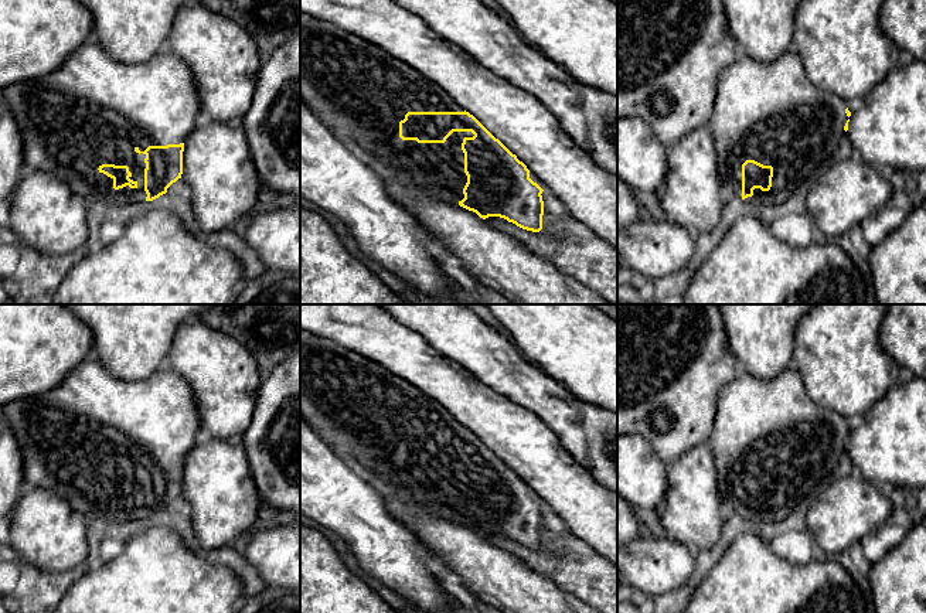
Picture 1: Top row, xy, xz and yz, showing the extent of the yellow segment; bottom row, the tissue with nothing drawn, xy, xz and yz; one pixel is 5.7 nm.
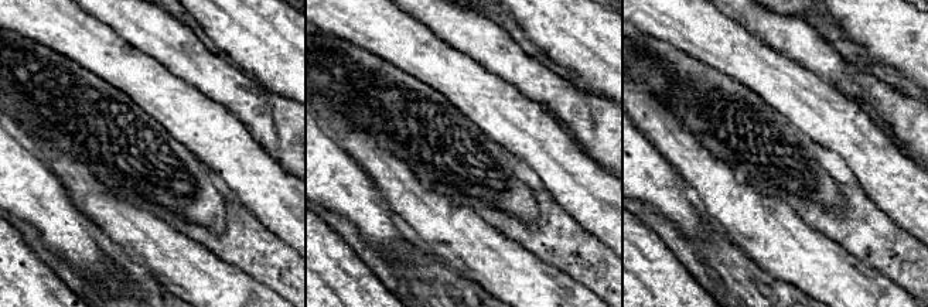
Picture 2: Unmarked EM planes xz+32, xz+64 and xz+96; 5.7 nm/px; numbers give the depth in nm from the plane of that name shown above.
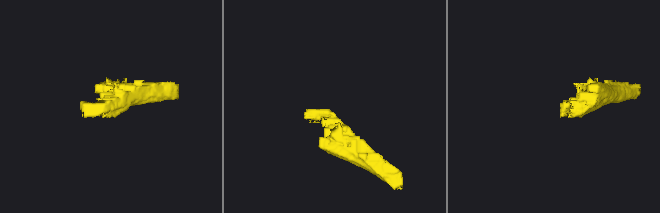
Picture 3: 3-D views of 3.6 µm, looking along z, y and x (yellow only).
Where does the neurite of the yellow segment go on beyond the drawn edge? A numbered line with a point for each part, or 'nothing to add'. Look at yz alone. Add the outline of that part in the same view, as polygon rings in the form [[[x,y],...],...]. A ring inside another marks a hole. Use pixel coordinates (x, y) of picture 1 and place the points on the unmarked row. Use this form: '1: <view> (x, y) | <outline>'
1: yz (772, 431) | [[[793,364],[776,378],[765,381],[741,369],[718,395],[716,415],[708,439],[716,467],[722,514],[742,515],[742,481],[755,477],[773,484],[769,508],[753,507],[745,518],[753,524],[773,524],[786,518],[800,503],[814,501],[847,452],[847,419],[818,406],[808,395]]]

